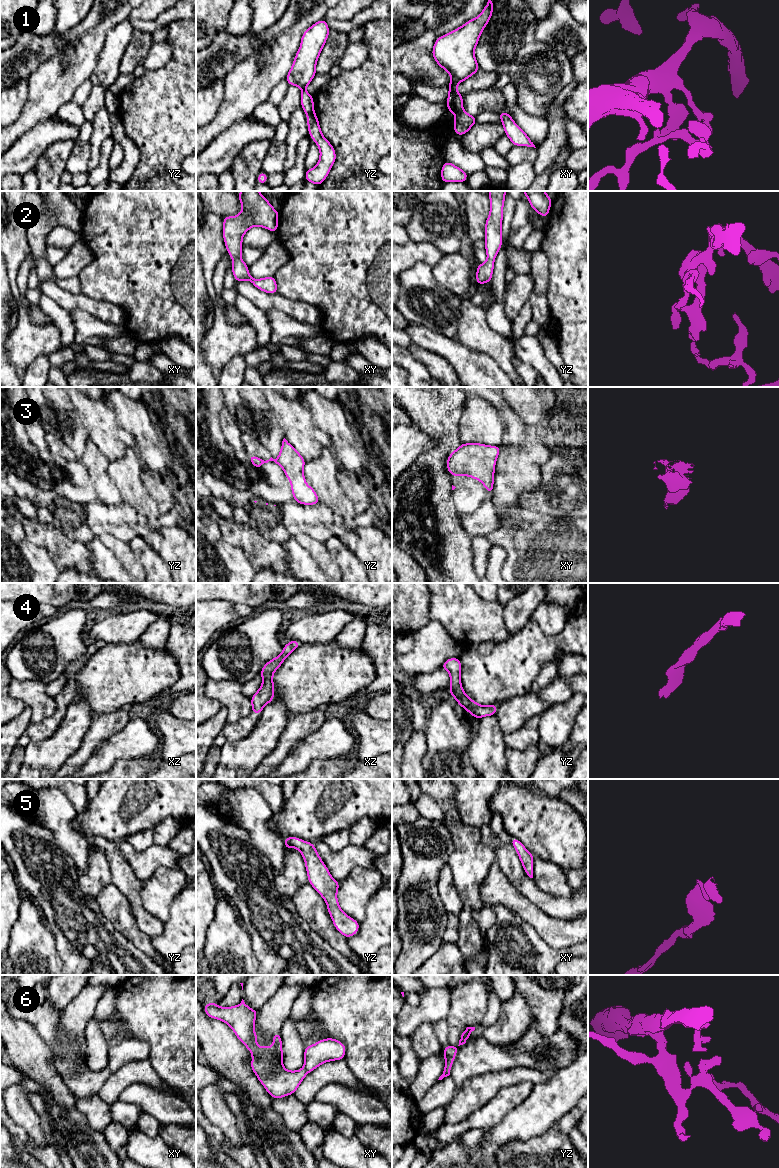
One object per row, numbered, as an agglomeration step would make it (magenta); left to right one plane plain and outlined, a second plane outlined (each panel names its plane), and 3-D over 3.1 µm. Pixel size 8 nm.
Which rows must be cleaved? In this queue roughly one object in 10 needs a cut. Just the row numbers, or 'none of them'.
1

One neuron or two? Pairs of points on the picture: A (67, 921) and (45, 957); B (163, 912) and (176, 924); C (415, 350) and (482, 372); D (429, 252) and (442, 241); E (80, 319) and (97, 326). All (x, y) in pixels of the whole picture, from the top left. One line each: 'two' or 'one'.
A: two
B: two
C: two
D: two
E: one

